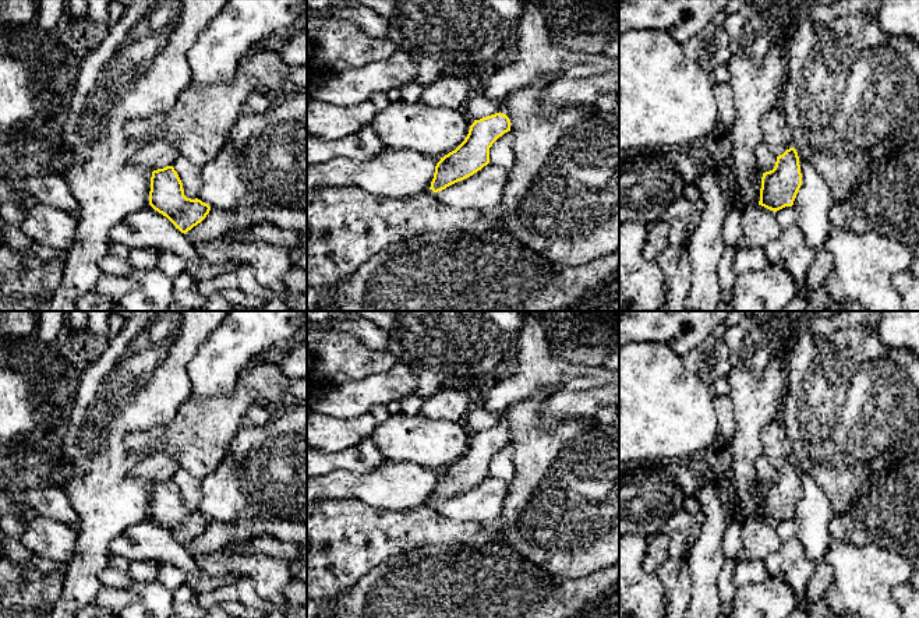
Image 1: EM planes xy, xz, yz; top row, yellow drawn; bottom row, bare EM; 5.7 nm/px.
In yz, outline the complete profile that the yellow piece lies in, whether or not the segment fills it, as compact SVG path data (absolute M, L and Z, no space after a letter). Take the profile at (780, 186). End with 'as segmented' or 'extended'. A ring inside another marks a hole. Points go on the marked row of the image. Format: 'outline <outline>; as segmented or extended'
outline M789 148L777 156L773 170L763 173L759 205L774 212L792 206L800 186L799 156Z; as segmented

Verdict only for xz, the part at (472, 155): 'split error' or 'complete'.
split error

